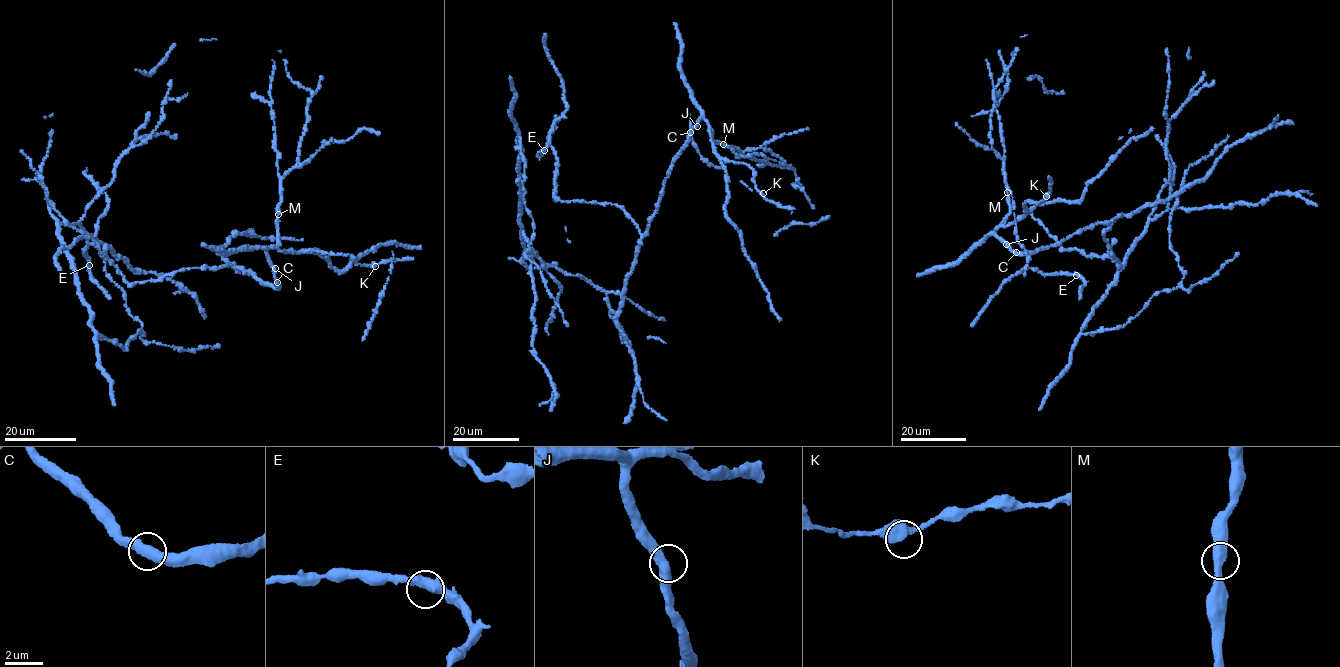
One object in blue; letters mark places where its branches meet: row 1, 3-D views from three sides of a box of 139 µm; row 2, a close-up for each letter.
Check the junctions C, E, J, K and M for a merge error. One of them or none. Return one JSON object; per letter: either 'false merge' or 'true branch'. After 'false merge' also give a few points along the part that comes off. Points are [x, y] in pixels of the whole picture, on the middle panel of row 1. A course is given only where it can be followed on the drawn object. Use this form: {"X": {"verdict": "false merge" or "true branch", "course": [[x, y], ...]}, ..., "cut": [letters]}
{"C": {"verdict": "true branch"}, "E": {"verdict": "true branch"}, "J": {"verdict": "true branch"}, "K": {"verdict": "true branch"}, "M": {"verdict": "true branch"}, "cut": []}

